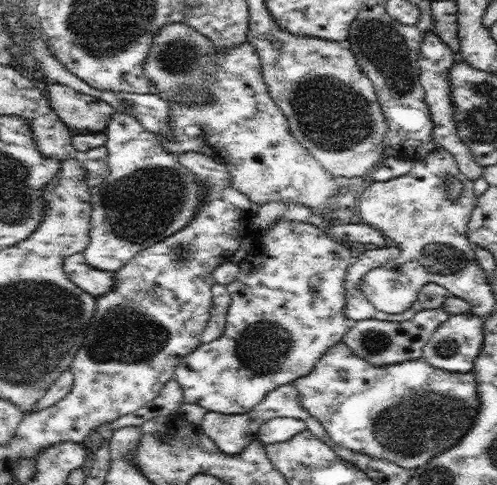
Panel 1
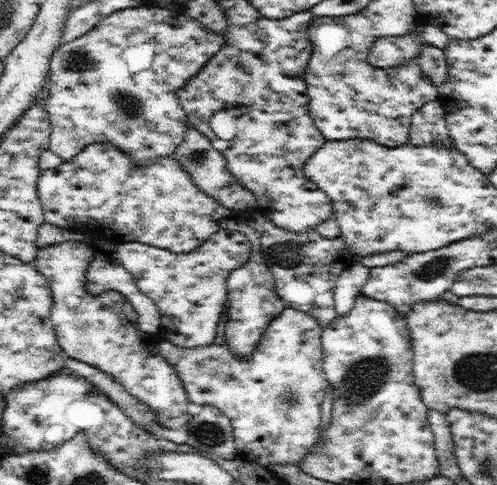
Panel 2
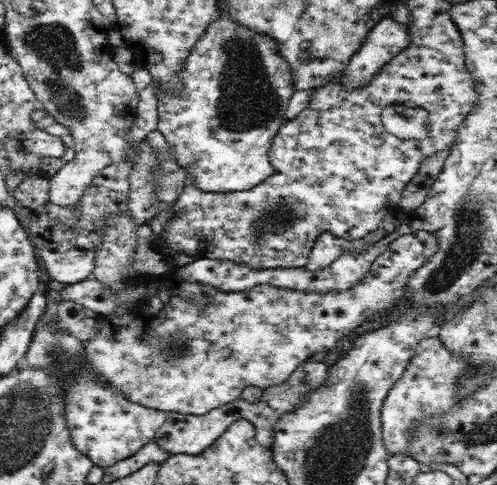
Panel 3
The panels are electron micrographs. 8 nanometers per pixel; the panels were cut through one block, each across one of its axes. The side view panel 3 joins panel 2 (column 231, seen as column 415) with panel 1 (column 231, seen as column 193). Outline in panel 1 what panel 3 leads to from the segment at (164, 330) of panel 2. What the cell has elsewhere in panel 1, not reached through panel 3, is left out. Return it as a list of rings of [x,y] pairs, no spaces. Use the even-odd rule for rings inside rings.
[[[277,220],[275,224],[271,224],[267,230],[259,232],[257,234],[251,234],[253,238],[253,246],[251,250],[247,252],[247,256],[239,262],[237,266],[237,276],[235,280],[227,286],[227,292],[231,296],[231,304],[229,304],[229,310],[227,310],[227,316],[225,316],[225,330],[223,334],[209,342],[209,344],[201,344],[197,346],[197,350],[193,354],[187,354],[187,358],[183,358],[179,362],[179,366],[175,368],[175,374],[173,374],[173,384],[181,386],[183,390],[183,400],[185,404],[197,404],[201,408],[205,408],[207,412],[219,412],[219,414],[243,414],[243,412],[249,412],[251,408],[255,408],[271,390],[283,386],[283,384],[293,384],[297,378],[303,378],[307,376],[315,362],[327,352],[331,350],[331,346],[339,344],[343,340],[343,336],[347,334],[347,330],[351,330],[351,322],[349,318],[345,316],[345,274],[347,274],[347,268],[351,266],[355,254],[351,252],[351,246],[347,244],[341,244],[341,242],[335,242],[331,238],[327,238],[325,232],[321,232],[319,228],[315,228],[313,224],[309,222],[293,222],[293,220]]]

